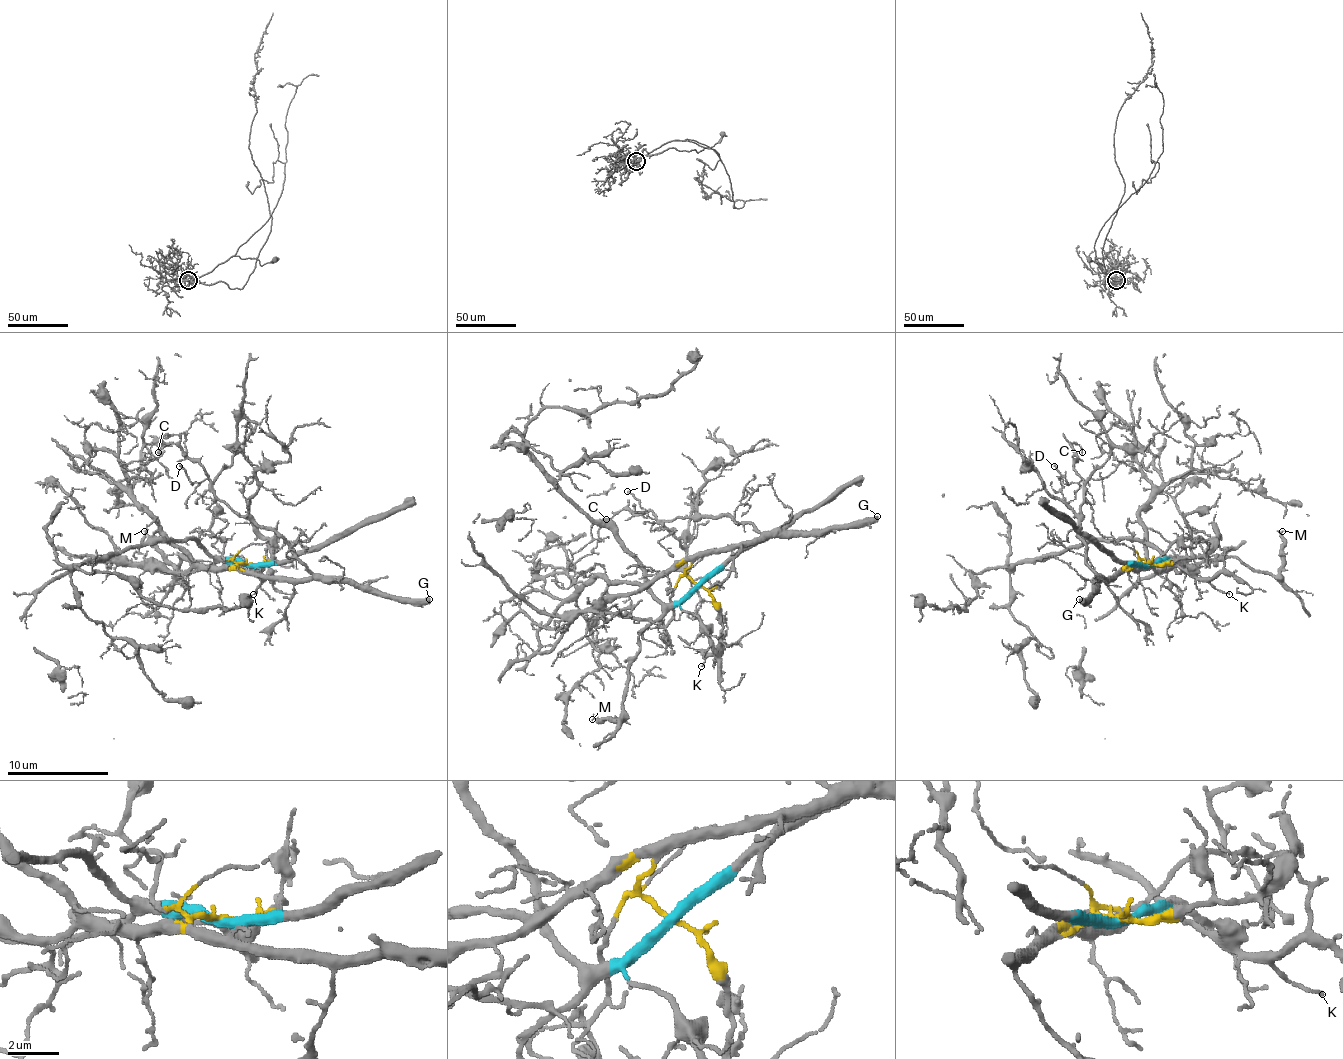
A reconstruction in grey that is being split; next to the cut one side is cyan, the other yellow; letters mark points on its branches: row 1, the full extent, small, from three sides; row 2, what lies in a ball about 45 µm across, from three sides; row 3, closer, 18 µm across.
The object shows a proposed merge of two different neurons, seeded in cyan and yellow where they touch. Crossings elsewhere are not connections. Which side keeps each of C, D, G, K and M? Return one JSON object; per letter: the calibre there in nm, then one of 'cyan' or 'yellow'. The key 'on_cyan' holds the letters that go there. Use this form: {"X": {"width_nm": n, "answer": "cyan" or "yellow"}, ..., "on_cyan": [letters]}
{"C": {"width_nm": 90, "answer": "yellow"}, "D": {"width_nm": 130, "answer": "yellow"}, "G": {"width_nm": 480, "answer": "yellow"}, "K": {"width_nm": 100, "answer": "cyan"}, "M": {"width_nm": 160, "answer": "cyan"}, "on_cyan": ["K", "M"]}

